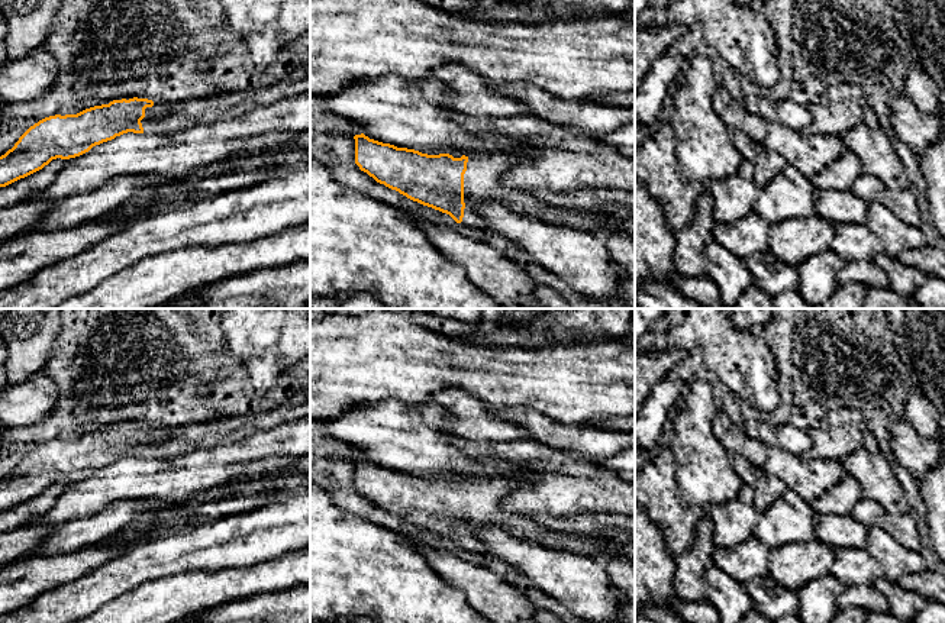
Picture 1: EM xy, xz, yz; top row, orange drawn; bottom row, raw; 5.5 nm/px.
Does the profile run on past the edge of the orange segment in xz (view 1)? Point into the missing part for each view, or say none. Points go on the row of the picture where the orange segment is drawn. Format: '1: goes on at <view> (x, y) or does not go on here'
1: goes on at xz (483, 183)

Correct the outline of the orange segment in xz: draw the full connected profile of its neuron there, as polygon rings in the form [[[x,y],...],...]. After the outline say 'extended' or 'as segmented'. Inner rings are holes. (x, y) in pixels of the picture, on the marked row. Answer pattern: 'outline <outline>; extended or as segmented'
outline [[[364,133],[355,135],[355,164],[377,183],[399,191],[407,198],[423,206],[449,214],[457,223],[472,227],[484,227],[486,220],[475,213],[478,203],[496,201],[533,219],[541,219],[549,225],[561,225],[584,232],[603,233],[610,216],[604,213],[588,213],[581,210],[562,210],[541,201],[529,188],[507,187],[501,183],[503,174],[517,162],[512,154],[496,152],[486,156],[454,158],[449,154],[428,155],[415,149],[397,148],[370,139]]]; extended

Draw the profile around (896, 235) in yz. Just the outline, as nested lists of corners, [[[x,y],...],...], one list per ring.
[[[881,203],[867,204],[865,225],[880,238],[886,252],[893,258],[899,258],[906,249],[917,249],[928,245],[919,227],[903,222]]]

